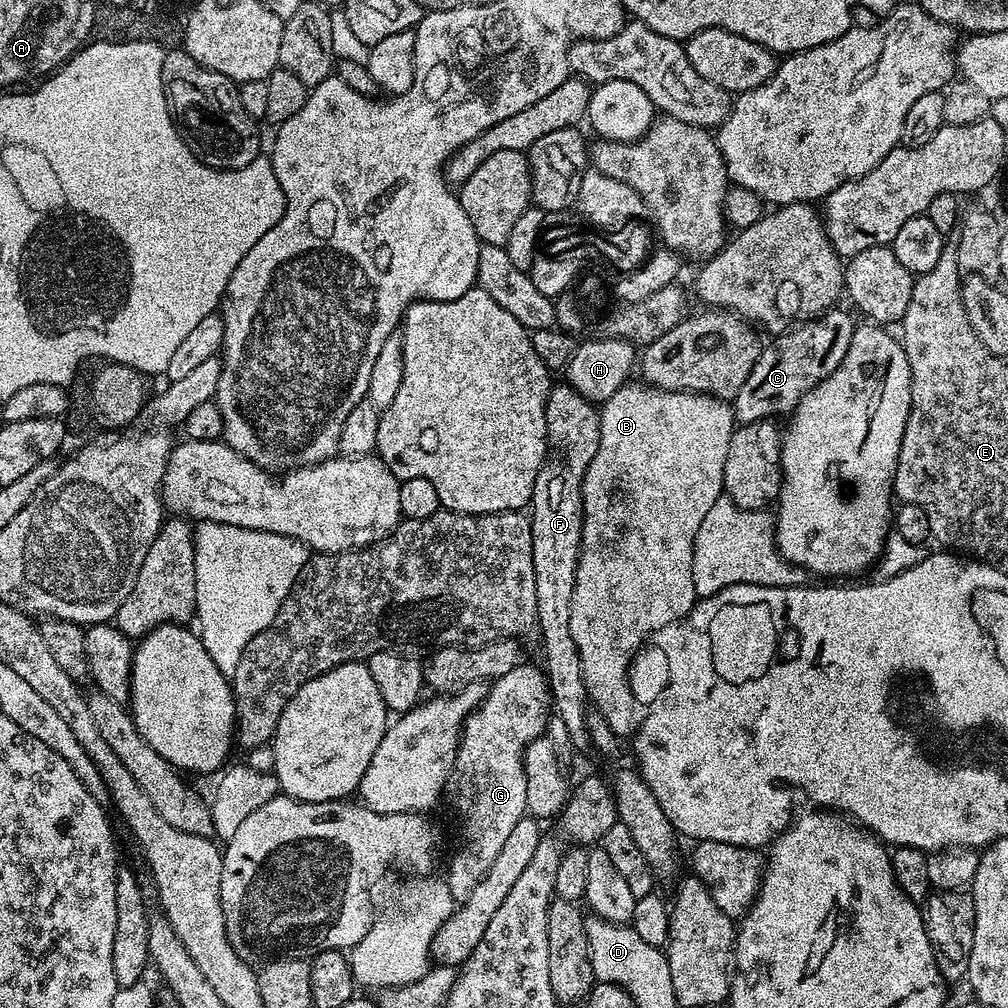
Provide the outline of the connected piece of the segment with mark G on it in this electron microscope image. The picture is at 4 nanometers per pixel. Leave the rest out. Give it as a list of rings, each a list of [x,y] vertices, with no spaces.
[[[517,663],[510,674],[502,674],[491,681],[484,701],[464,720],[464,728],[460,732],[460,745],[454,758],[452,772],[446,785],[446,800],[452,803],[456,816],[460,819],[460,845],[452,852],[448,860],[448,895],[452,898],[463,898],[471,894],[481,882],[485,874],[494,866],[494,858],[506,846],[506,838],[512,833],[514,826],[526,816],[526,770],[524,769],[524,752],[530,742],[541,739],[545,735],[544,727],[550,717],[550,697],[548,695],[548,679],[544,677],[543,667],[532,664]]]

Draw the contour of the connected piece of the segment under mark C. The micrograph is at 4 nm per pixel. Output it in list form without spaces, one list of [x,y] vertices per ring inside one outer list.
[[[829,310],[814,320],[797,323],[761,347],[758,362],[754,362],[750,378],[742,382],[742,390],[738,390],[734,401],[734,416],[741,425],[752,426],[757,423],[755,420],[791,413],[810,389],[838,368],[842,358],[846,358],[846,350],[850,350],[854,331],[851,318],[840,311]]]

